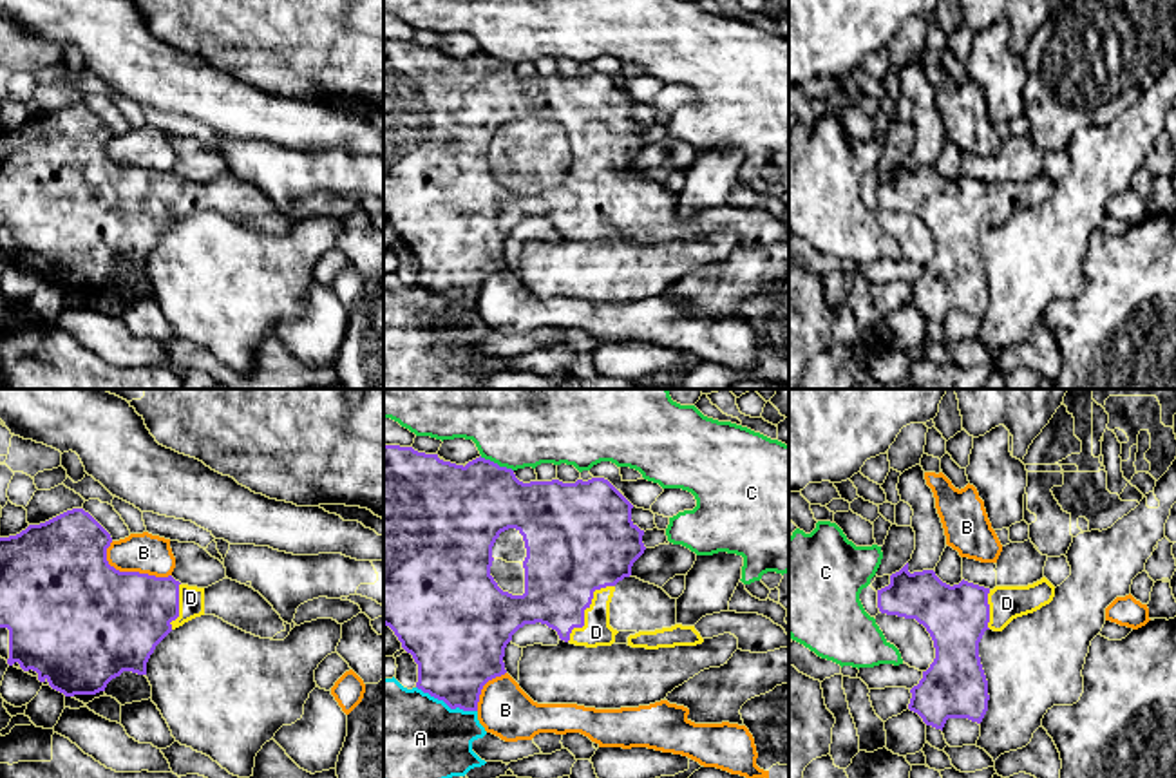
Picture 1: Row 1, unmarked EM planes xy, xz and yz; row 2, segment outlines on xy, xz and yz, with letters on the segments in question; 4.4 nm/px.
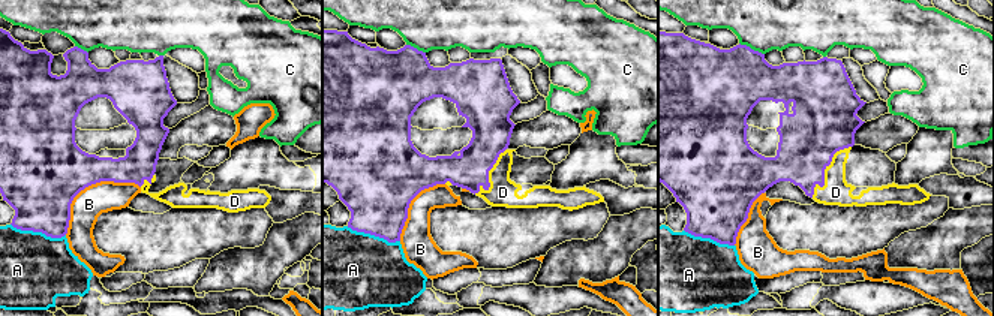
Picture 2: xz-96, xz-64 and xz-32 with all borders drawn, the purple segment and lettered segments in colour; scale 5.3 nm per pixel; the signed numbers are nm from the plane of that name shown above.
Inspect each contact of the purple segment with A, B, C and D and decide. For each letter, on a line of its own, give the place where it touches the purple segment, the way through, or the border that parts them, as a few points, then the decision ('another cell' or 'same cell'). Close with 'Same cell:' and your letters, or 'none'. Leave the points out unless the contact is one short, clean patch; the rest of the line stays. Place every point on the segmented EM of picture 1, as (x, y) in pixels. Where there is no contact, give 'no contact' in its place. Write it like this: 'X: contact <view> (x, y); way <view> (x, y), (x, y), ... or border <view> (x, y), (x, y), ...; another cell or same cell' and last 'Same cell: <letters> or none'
A: contact xz (447, 704); another cell
B: contact xy (132, 572); another cell
C: contact xz (496, 464); another cell
D: contact xz (585, 608); way xz (570, 554), (570, 594), (585, 608), (585, 621), (596, 632); same cell
Same cell: D

